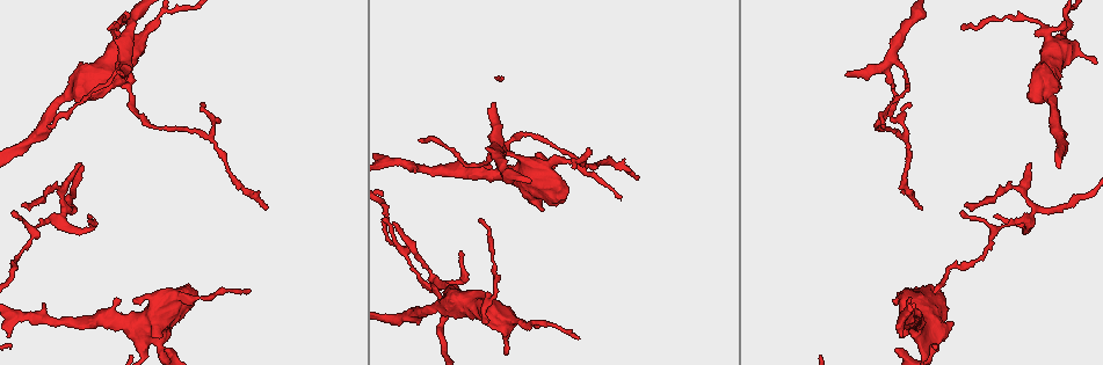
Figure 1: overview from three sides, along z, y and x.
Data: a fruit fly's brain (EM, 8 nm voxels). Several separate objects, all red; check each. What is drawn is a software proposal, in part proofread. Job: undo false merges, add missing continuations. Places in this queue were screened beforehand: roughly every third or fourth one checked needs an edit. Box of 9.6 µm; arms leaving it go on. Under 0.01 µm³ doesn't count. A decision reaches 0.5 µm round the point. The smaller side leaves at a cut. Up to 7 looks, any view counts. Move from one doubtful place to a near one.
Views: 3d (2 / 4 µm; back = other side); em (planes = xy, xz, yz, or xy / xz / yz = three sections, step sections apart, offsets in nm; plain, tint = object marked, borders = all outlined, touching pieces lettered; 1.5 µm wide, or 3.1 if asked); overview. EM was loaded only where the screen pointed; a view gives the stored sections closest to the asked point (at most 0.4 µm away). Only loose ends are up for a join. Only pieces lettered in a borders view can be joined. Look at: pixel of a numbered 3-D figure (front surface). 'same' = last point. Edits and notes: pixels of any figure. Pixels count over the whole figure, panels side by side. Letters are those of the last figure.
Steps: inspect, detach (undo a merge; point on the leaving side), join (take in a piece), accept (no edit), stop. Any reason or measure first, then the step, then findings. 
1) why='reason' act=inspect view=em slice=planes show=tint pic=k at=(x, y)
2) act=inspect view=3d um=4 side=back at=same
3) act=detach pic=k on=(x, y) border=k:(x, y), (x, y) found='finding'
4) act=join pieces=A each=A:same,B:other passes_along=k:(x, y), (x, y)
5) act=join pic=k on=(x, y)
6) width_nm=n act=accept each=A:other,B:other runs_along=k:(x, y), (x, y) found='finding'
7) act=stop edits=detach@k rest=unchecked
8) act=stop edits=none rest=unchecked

why='branch stops here' act=inspect view=3d um=4 pic=1 at=(575, 165)

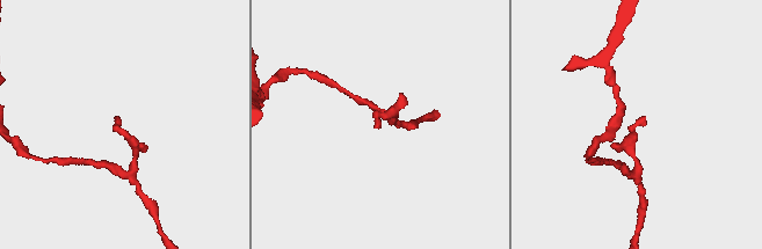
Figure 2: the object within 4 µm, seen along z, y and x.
why='shape alone is not enough' act=inspect view=em slice=planes show=borders pic=2 at=(642, 122)

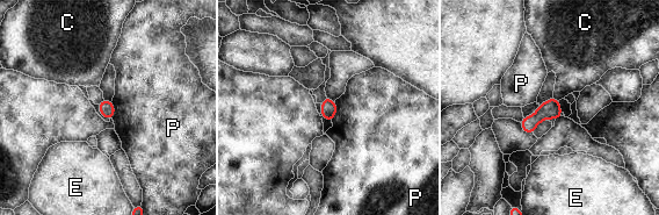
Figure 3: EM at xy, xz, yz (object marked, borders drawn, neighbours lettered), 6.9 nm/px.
act=accept each=C:other,E:other,P:other border=3:(335, 101), (337, 113), (332, 122) found='no lettered piece goes on from it'

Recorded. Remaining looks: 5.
why='free end' act=inspect view=em slice=planes show=plain pic=1 at=(905, 335)

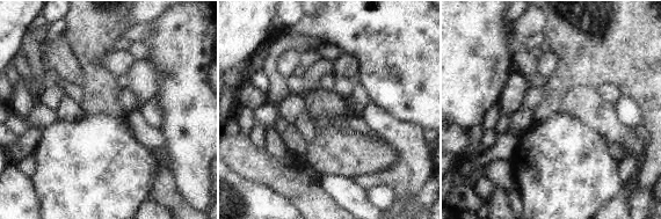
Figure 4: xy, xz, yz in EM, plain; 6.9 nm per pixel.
act=inspect view=em slice=planes show=tint at=same

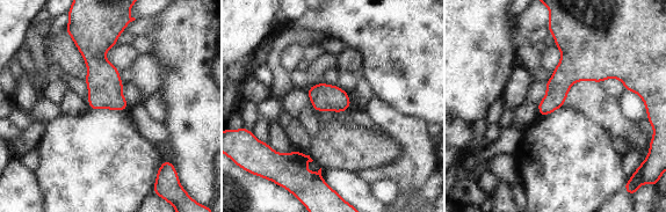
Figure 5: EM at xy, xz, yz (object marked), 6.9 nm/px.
act=inspect view=em slice=planes show=borders at=same

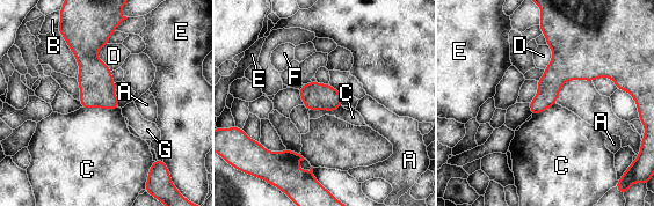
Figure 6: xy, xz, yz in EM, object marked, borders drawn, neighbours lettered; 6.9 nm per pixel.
longest_contact=C:260nm act=accept each=A:other,B:other,C:other,D:other,E:other,F:other,G:other border=6:(82, 107), (120, 108) found='no lettered piece goes on from it'

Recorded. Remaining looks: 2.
why='branch stops here' act=inspect view=3d um=2 pic=1 at=(21, 204)

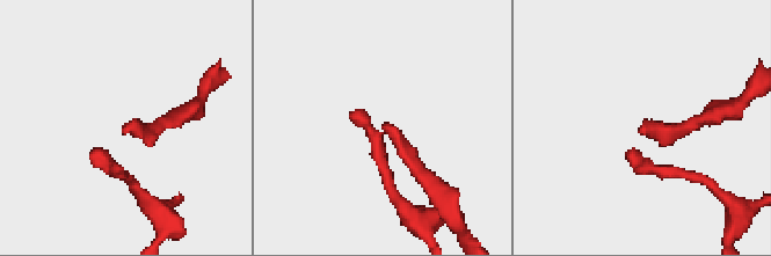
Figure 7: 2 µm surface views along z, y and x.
act=inspect view=em slice=planes show=borders pic=7 at=(641, 132)

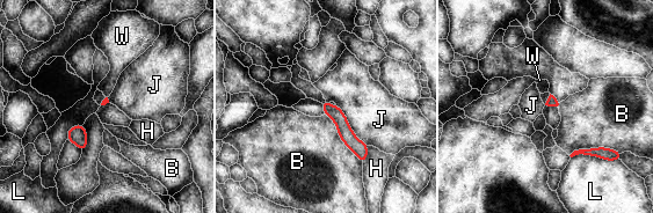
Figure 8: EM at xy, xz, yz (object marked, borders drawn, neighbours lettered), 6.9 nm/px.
act=accept each=B:other,H:other,J:other,L:other,W:other found='no lettered piece goes on from it'

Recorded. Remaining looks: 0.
act=stop edits=none rest=unchecked

